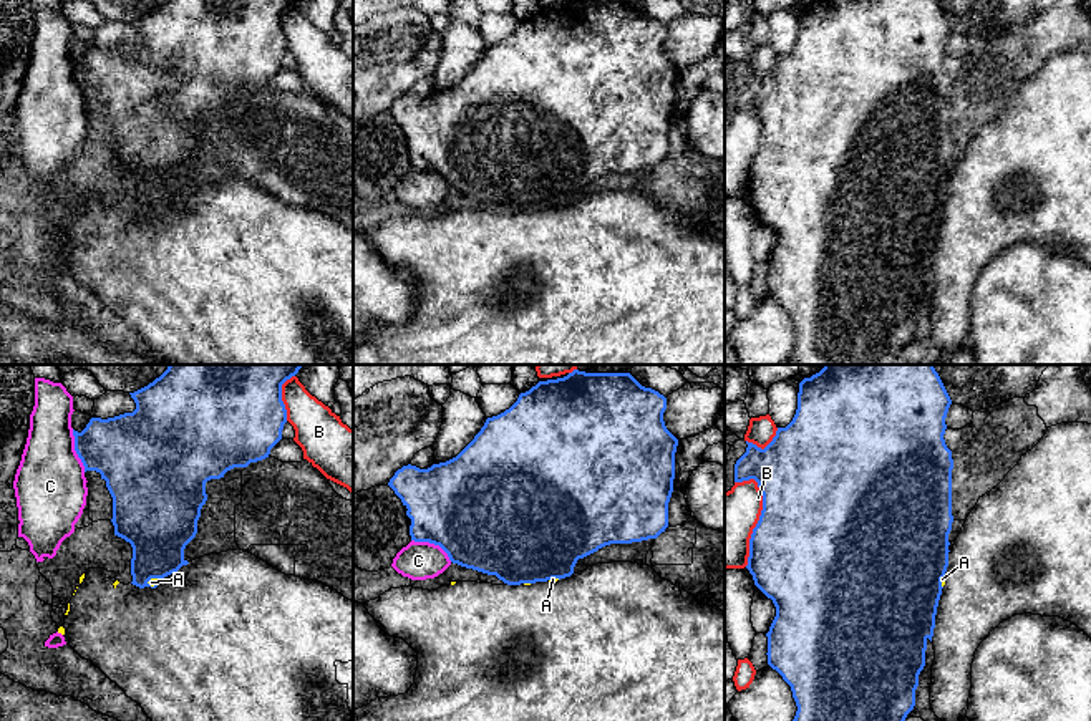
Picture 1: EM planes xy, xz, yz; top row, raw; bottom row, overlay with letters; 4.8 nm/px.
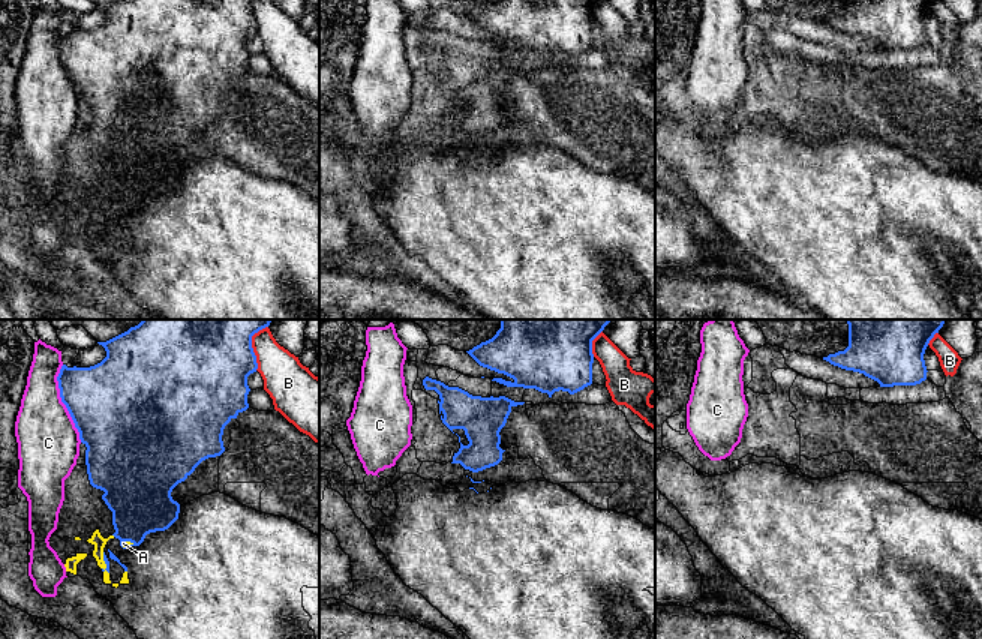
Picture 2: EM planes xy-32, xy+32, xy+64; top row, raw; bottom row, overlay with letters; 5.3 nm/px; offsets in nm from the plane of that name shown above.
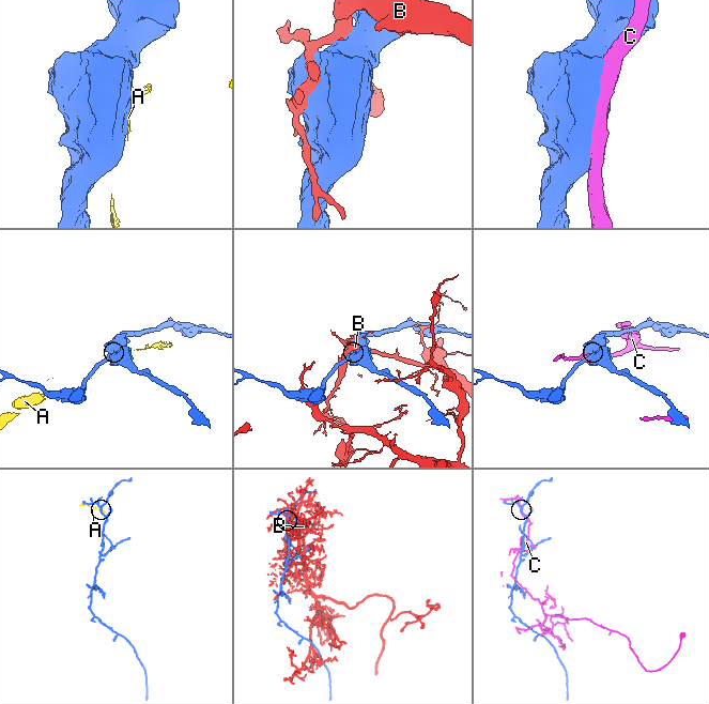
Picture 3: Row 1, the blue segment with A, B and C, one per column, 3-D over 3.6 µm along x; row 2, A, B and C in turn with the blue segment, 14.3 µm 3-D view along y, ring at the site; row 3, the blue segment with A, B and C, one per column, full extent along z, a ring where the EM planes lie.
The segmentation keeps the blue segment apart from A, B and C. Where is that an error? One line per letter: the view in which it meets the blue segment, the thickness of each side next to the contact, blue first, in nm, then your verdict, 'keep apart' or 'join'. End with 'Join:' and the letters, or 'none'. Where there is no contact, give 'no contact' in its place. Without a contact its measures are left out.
A: xy | 320/40 nm | keep apart
B: yz | 500/280 nm | keep apart
C: xz | 480/190 nm | keep apart
Join: none

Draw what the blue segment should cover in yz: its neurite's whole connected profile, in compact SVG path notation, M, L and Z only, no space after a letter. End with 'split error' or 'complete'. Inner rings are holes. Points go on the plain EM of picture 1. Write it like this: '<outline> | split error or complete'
M819 0L799 12L793 50L786 56L778 56L764 78L746 70L746 81L735 93L735 111L754 108L763 123L763 139L749 167L746 197L754 214L776 235L776 245L766 262L766 283L768 293L791 315L798 335L788 365L897 365L899 355L915 335L919 303L925 295L927 270L933 265L942 207L948 196L953 88L943 63L950 33L952 28L937 0Z | complete

